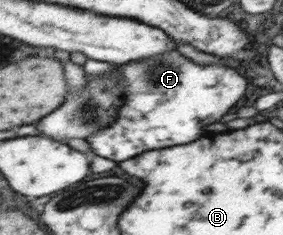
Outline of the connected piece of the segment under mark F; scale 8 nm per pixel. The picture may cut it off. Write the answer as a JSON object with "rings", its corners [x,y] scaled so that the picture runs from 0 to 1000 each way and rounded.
{"rings":[[[601,213],[537,251],[420,277],[307,251],[293,289],[307,319],[406,328],[431,374],[438,438],[424,460],[424,502],[314,583],[314,613],[343,664],[364,664],[406,689],[456,681],[512,638],[661,613],[710,587],[717,545],[731,528],[767,519],[788,485],[802,485],[823,460],[823,443],[845,417],[873,413],[880,366],[873,332],[830,294],[777,268],[696,272],[689,264],[682,272],[675,251],[647,238],[629,213]]]}

